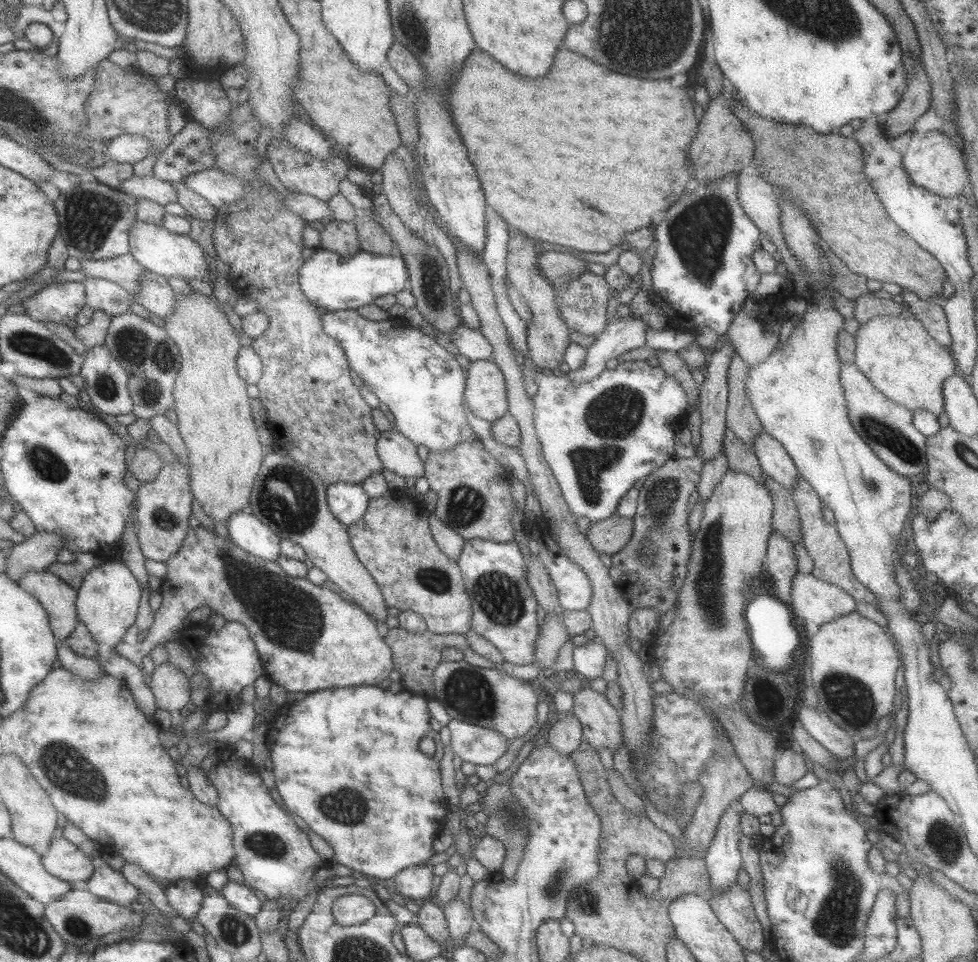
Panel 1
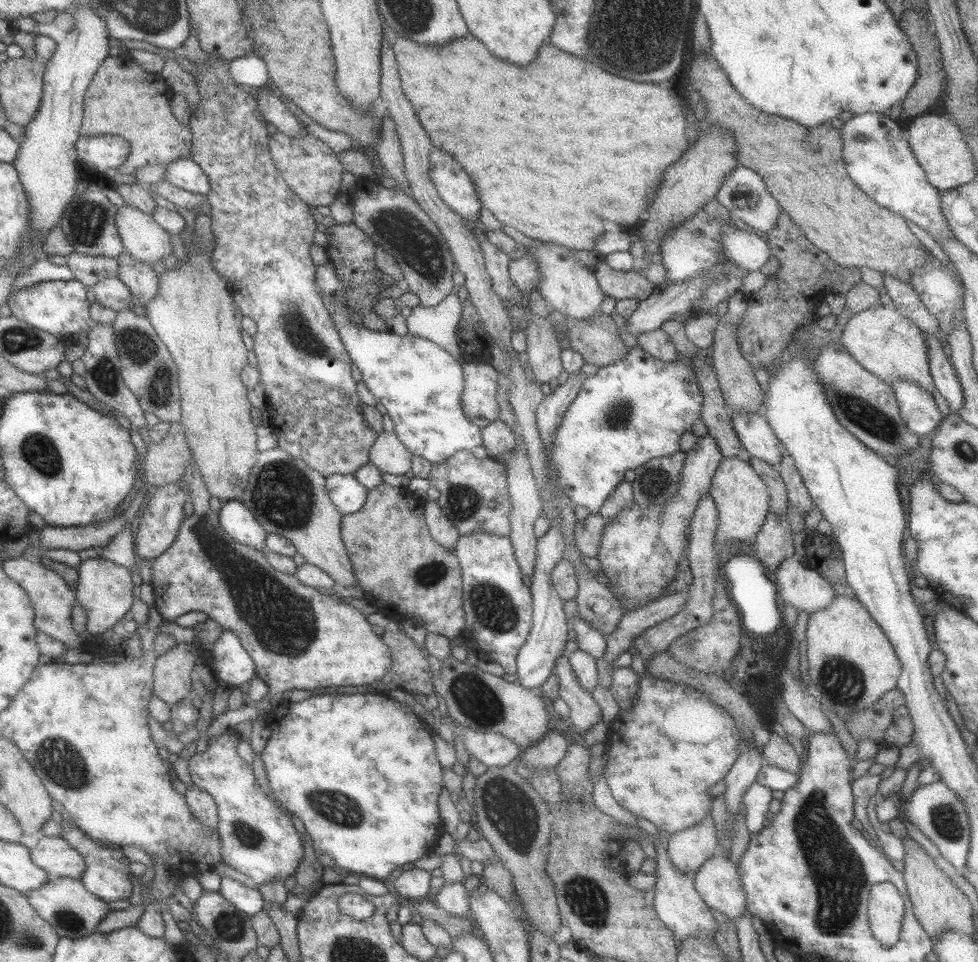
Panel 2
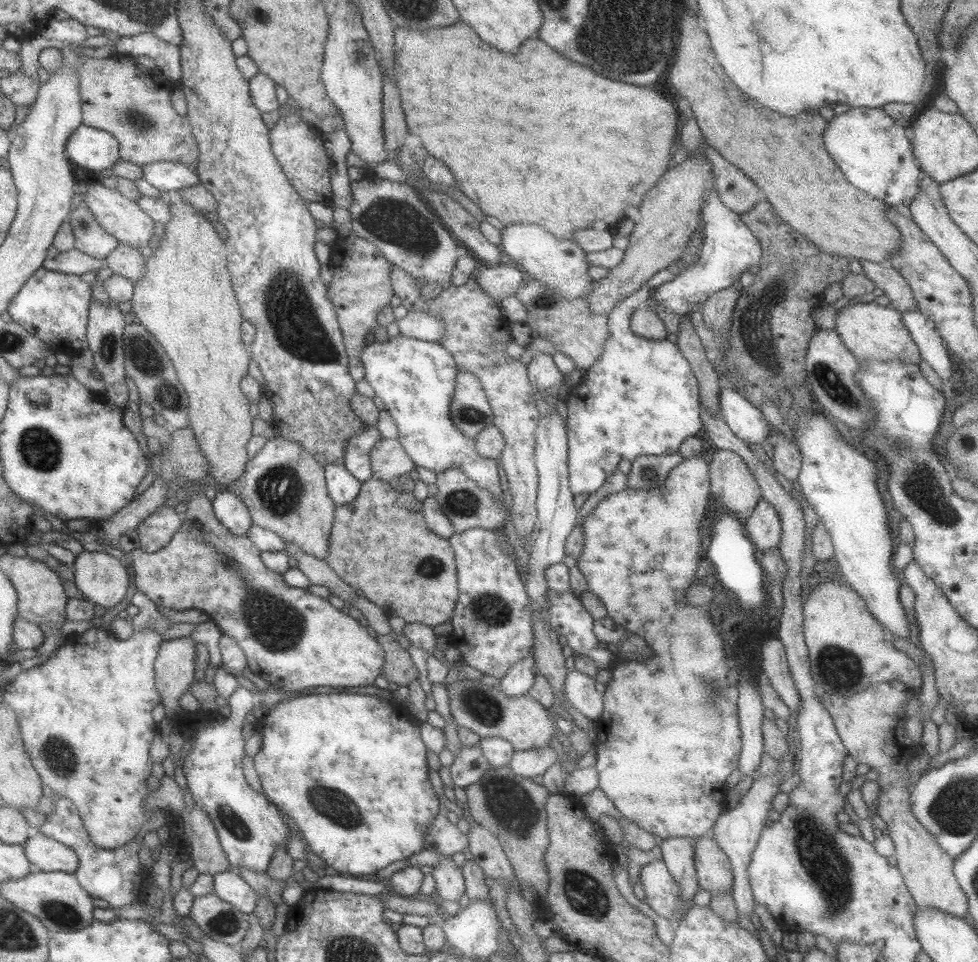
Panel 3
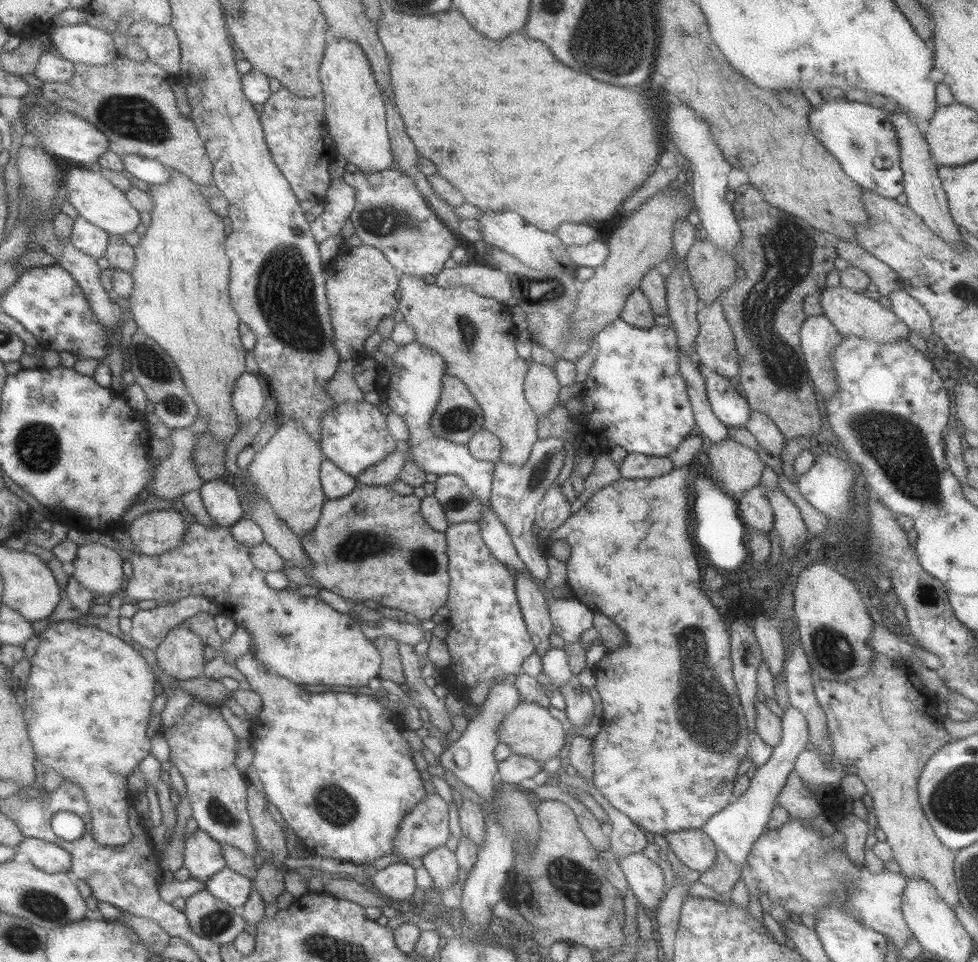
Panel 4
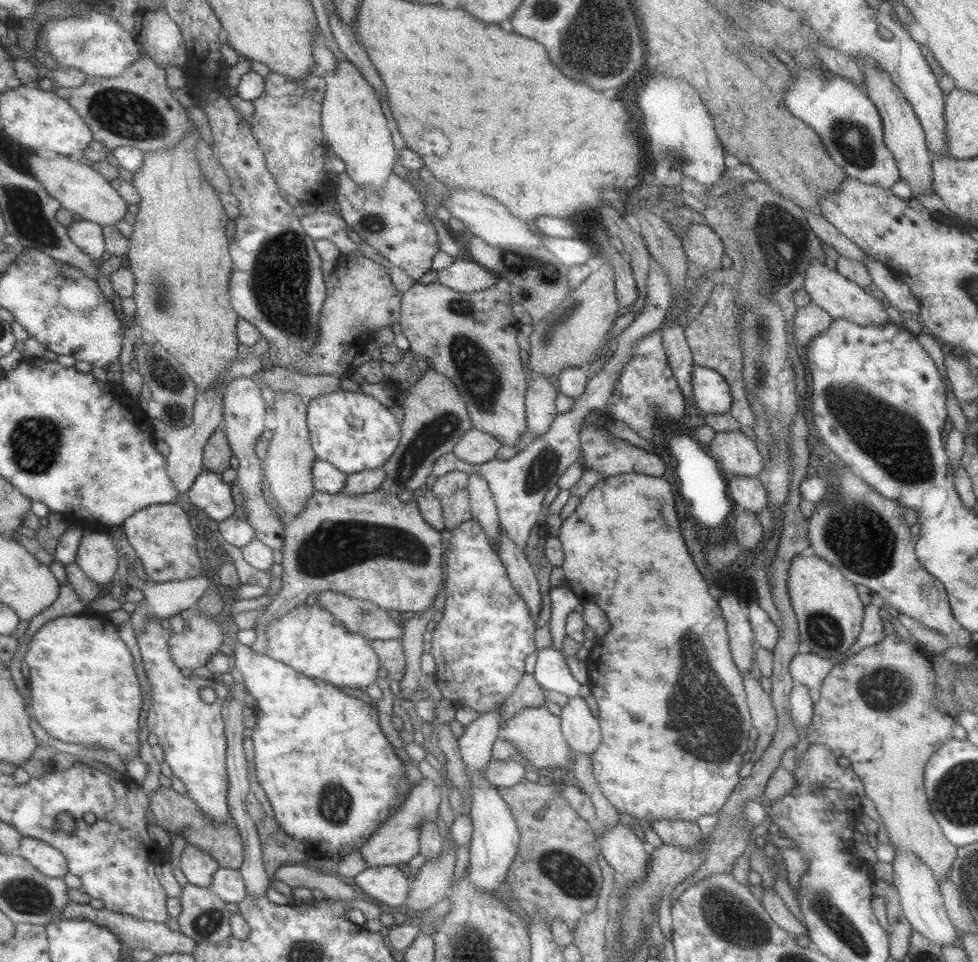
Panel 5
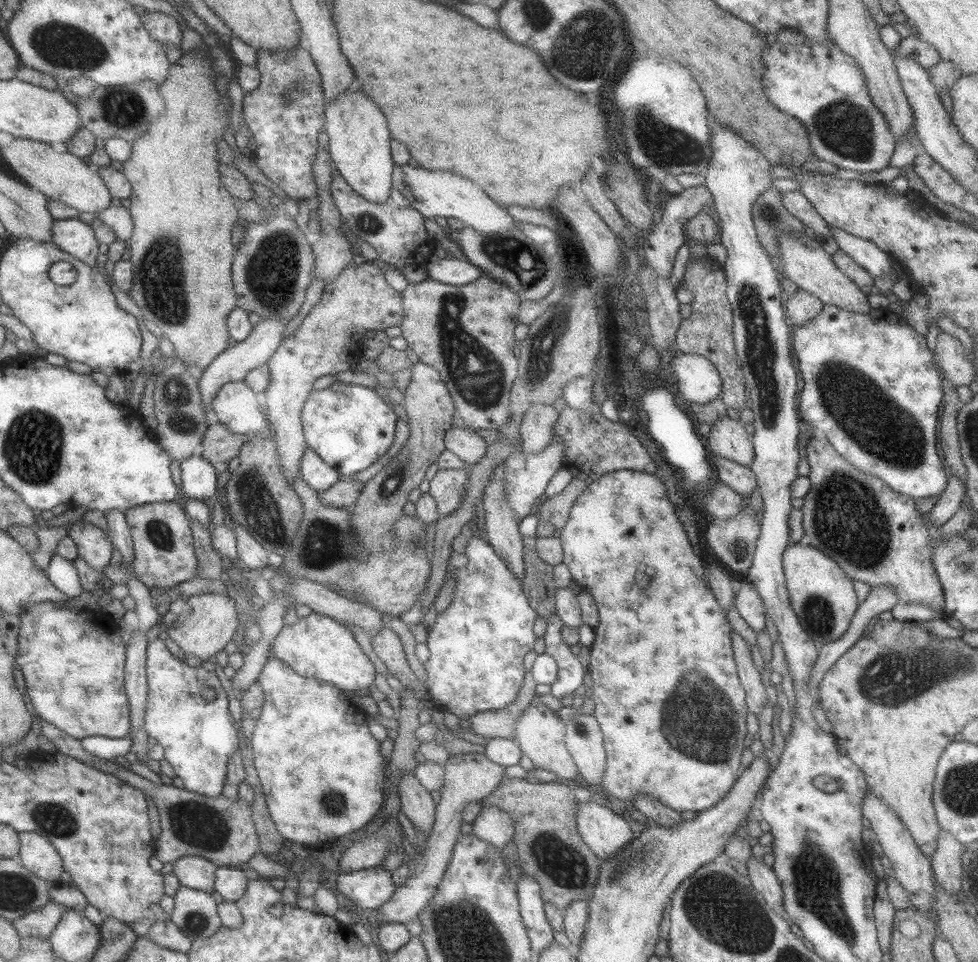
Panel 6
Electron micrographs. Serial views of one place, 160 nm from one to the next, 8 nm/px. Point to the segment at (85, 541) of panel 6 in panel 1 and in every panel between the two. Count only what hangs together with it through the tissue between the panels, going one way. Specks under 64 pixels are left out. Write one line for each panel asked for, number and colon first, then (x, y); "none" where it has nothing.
1: (108, 601)
2: (105, 589)
3: (104, 580)
4: (99, 568)
5: (98, 558)

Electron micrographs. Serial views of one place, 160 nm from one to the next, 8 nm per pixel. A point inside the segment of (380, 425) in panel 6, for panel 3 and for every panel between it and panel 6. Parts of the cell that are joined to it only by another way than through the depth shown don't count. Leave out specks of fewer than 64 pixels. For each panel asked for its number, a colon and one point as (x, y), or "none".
3: (356, 458)
4: (354, 436)
5: (353, 431)

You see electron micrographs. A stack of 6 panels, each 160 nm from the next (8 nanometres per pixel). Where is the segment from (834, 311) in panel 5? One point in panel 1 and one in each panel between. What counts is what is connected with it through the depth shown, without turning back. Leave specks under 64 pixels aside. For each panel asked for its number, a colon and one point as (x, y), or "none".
1: (895, 352)
2: (888, 344)
3: (868, 330)
4: (852, 313)

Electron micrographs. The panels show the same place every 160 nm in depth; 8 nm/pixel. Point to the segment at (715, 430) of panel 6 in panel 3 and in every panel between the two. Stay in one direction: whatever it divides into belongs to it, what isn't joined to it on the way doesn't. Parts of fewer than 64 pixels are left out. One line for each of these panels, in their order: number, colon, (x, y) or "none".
3: (733, 484)
4: (735, 467)
5: (736, 453)

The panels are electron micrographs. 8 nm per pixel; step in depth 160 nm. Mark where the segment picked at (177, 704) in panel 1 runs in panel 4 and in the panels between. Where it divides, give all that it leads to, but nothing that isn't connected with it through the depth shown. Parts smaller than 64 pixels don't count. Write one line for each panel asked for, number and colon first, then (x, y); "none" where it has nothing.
2: (173, 672)
3: (174, 667)
4: (181, 654)

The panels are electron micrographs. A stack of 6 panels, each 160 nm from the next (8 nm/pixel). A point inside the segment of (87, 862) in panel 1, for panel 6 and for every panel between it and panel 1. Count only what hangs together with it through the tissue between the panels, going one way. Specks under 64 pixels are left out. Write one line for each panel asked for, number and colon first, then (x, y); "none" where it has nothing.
2: (53, 854)
3: (46, 854)
4: (51, 858)
5: (48, 860)
6: (37, 853)

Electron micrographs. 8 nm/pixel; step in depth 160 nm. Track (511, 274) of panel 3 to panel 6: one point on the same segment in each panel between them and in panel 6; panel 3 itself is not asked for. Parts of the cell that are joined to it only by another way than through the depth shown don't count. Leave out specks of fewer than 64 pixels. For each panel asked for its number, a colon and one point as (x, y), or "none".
4: (486, 281)
5: (462, 276)
6: (449, 270)

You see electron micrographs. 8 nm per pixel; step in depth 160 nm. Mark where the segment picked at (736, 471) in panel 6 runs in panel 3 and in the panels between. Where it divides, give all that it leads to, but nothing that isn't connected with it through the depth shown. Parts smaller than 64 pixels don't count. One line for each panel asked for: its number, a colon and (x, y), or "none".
3: (763, 527)
4: (756, 512)
5: (747, 492)

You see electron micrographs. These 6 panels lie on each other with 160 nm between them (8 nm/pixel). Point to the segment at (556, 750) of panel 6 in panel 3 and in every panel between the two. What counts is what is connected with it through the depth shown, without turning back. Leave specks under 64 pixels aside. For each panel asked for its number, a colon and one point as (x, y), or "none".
3: (486, 710)
4: (530, 730)
5: (536, 733)

